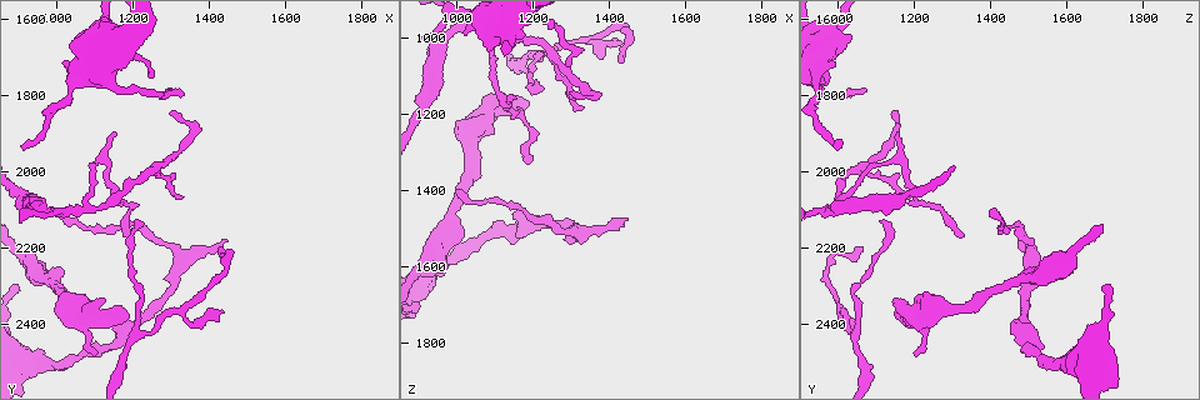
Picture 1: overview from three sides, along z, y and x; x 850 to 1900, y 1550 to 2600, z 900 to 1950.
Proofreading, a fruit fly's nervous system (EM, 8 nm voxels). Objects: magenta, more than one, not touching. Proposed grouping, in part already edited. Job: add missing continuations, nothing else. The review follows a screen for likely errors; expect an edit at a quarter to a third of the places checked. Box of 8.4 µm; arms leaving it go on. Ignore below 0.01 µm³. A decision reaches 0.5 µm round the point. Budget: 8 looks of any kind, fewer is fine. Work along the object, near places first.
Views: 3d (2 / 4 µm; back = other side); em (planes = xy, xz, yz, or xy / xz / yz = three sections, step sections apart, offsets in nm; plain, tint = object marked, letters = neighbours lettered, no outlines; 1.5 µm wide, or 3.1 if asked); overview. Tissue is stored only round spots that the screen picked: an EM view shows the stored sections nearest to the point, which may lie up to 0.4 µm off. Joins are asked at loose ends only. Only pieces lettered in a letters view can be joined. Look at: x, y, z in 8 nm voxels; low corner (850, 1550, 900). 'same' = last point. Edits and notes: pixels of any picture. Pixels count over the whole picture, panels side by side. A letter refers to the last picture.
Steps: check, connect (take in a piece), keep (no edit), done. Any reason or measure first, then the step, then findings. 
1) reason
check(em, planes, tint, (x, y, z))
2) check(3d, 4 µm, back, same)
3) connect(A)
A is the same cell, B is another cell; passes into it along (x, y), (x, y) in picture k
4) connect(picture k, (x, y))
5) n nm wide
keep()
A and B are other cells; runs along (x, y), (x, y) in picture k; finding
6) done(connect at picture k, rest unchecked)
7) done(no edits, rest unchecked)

free end
check(3d, 4 µm, (1250, 1745, 980))

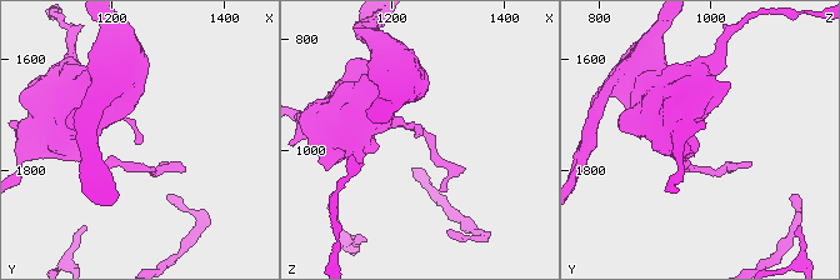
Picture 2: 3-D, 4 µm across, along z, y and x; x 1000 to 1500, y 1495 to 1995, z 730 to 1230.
need the tissue
check(em, planes, letters, (1240, 1750, 970))

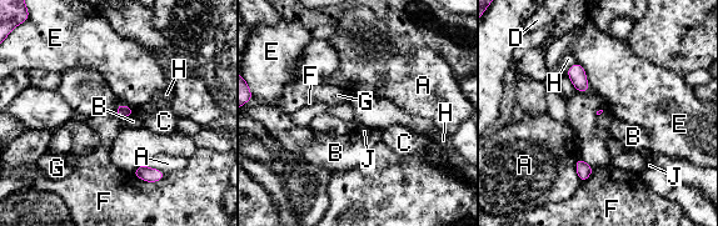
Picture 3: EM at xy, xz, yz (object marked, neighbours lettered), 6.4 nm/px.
keep()
A, B, C, D, E, F, G, H and J are other cells; border along (131, 174), (146, 181), (165, 175) in picture 3; none of them fits

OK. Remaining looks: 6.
thin end
check(3d, 2 µm, back, (1160, 1905, 1165))

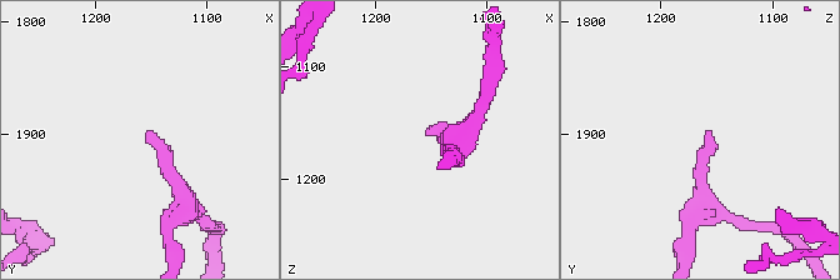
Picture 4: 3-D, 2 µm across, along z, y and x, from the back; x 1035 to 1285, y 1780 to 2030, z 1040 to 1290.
shape alone is not enough
check(em, planes, letters, (1154, 1902, 1162))

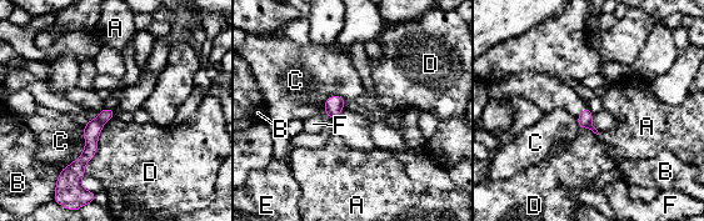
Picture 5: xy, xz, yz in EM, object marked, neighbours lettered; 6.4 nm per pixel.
keep()
A, B, C, D, E and F are other cells; no lettered piece goes on from it

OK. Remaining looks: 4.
branch stops here
check(em, planes, letters, (990, 2120, 1405))

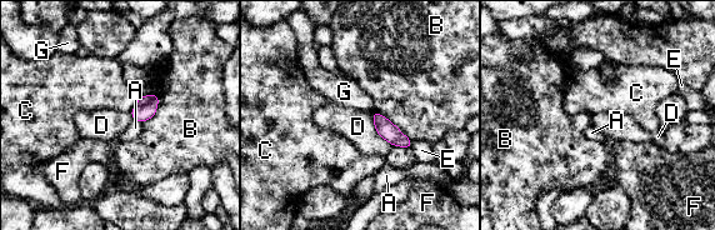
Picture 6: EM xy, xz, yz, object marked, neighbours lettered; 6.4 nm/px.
B touches over 320 nm
keep()
A, B, C, D, E, F and G are other cells; border along (371, 118), (378, 134) in picture 6; none of them fits

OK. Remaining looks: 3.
done(no edits, rest unchecked)

